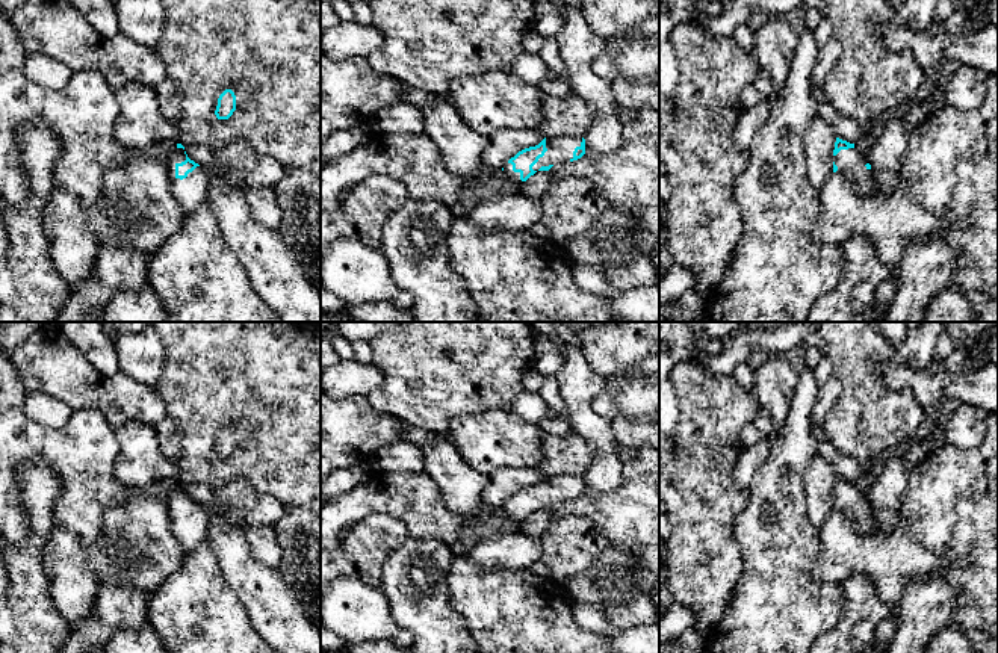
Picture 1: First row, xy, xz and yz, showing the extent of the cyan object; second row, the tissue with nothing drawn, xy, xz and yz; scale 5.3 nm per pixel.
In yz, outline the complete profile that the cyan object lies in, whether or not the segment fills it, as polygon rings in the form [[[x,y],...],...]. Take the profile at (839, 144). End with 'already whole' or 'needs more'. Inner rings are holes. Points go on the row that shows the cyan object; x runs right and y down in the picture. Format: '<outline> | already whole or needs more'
[[[836,138],[833,156],[833,172],[844,174],[860,197],[871,197],[874,193],[871,165],[854,148],[854,144]]] | needs more

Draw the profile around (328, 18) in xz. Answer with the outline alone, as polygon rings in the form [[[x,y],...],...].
[[[321,0],[321,33],[334,27],[339,21],[330,0]]]

